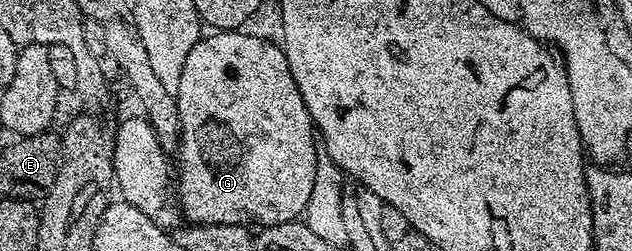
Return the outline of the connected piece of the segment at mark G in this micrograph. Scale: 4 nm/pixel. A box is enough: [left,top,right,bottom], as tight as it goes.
[174,30,317,227]

